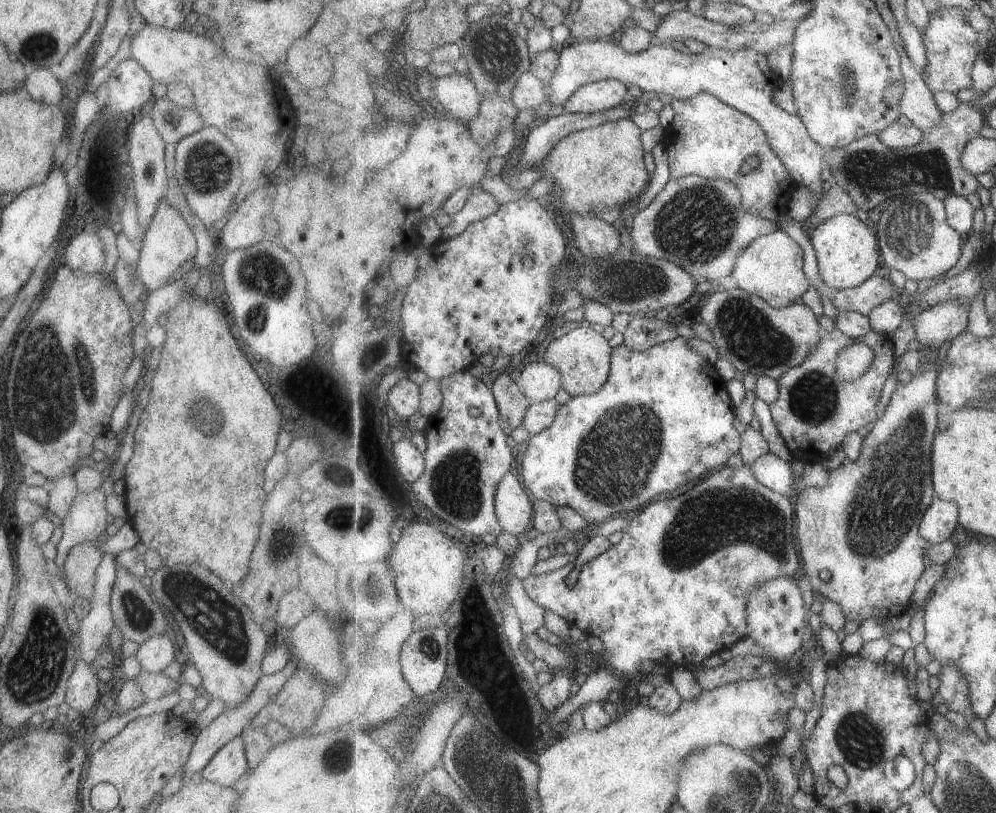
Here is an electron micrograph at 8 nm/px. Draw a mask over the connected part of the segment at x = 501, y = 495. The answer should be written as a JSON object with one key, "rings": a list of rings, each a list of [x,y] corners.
{"rings":[[[509,471],[499,483],[495,508],[505,531],[520,537],[535,518],[533,497],[516,471]]]}

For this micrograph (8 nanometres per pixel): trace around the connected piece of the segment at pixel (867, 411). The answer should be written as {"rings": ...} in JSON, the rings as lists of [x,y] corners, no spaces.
{"rings":[[[821,327],[819,334],[821,342],[811,350],[809,358],[779,378],[779,400],[771,405],[774,423],[787,448],[799,456],[807,454],[807,458],[813,461],[825,460],[833,448],[841,448],[847,434],[864,433],[881,417],[877,404],[895,366],[893,340],[872,331],[861,339],[875,352],[871,368],[859,380],[845,382],[837,374],[837,354],[858,340],[847,338],[837,327],[831,332]]]}

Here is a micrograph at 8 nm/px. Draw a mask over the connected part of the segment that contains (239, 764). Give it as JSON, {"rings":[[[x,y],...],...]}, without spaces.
{"rings":[[[237,734],[215,752],[215,756],[205,764],[200,773],[203,780],[224,787],[236,787],[248,771],[245,760],[243,740],[240,734]]]}

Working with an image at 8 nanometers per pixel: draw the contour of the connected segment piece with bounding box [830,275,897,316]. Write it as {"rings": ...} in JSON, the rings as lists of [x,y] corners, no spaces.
{"rings":[[[873,275],[858,287],[831,291],[830,298],[836,310],[853,310],[870,316],[883,302],[897,299],[897,288],[889,278]]]}

